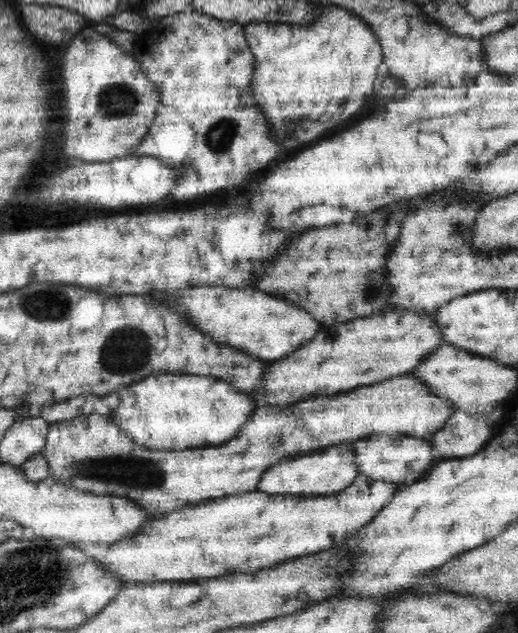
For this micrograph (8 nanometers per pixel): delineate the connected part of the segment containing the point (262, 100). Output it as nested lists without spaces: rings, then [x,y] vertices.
[[[316,1],[319,11],[316,20],[305,25],[252,22],[245,27],[245,37],[254,53],[256,68],[252,76],[252,95],[256,105],[266,112],[274,124],[274,136],[282,142],[282,148],[296,148],[310,142],[322,132],[354,118],[366,96],[374,90],[378,66],[383,62],[382,45],[369,24],[362,21],[348,8]]]

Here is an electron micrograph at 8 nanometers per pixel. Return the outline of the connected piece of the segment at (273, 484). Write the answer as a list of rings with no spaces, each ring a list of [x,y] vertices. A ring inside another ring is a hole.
[[[349,443],[333,444],[323,449],[316,449],[295,459],[280,460],[272,464],[258,482],[258,490],[266,494],[332,494],[348,488],[358,476],[358,466],[354,462],[354,452]],[[350,450],[350,452],[348,452]]]

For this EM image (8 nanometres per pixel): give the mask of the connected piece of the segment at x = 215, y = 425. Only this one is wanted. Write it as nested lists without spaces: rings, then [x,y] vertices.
[[[158,374],[144,378],[142,382],[134,382],[126,387],[110,392],[106,396],[94,394],[80,395],[62,402],[41,408],[41,417],[49,423],[65,421],[77,416],[88,416],[94,412],[110,417],[110,420],[124,432],[127,432],[136,444],[148,450],[184,450],[200,447],[218,446],[240,432],[240,428],[248,422],[250,412],[254,410],[254,402],[248,393],[238,391],[236,387],[228,384],[224,379],[213,376],[198,376],[192,374]]]

